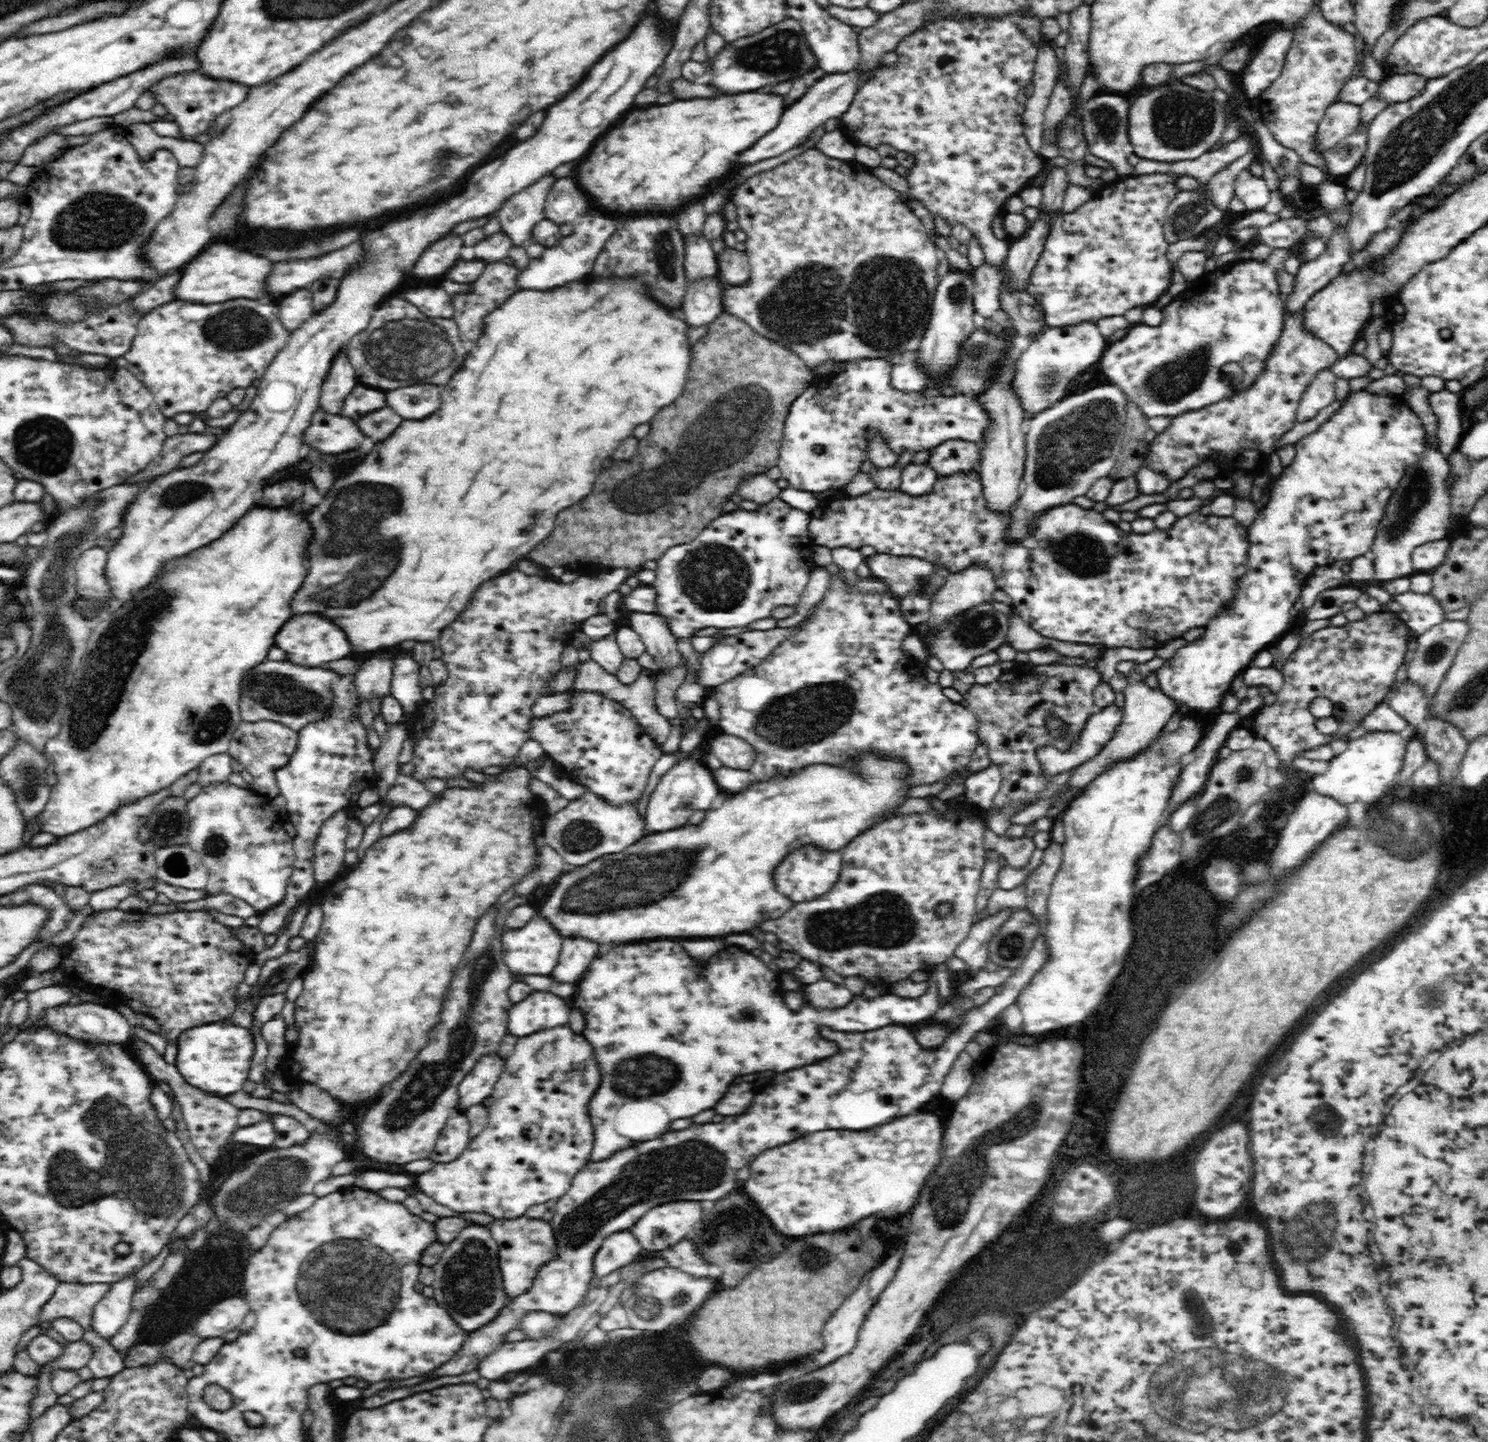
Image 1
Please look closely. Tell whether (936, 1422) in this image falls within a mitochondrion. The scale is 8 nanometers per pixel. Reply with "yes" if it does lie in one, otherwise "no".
no

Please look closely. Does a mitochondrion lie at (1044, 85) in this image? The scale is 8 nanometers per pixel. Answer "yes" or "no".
no

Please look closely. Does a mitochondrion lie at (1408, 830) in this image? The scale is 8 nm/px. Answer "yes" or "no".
yes

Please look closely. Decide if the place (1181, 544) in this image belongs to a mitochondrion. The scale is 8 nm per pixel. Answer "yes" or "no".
no

